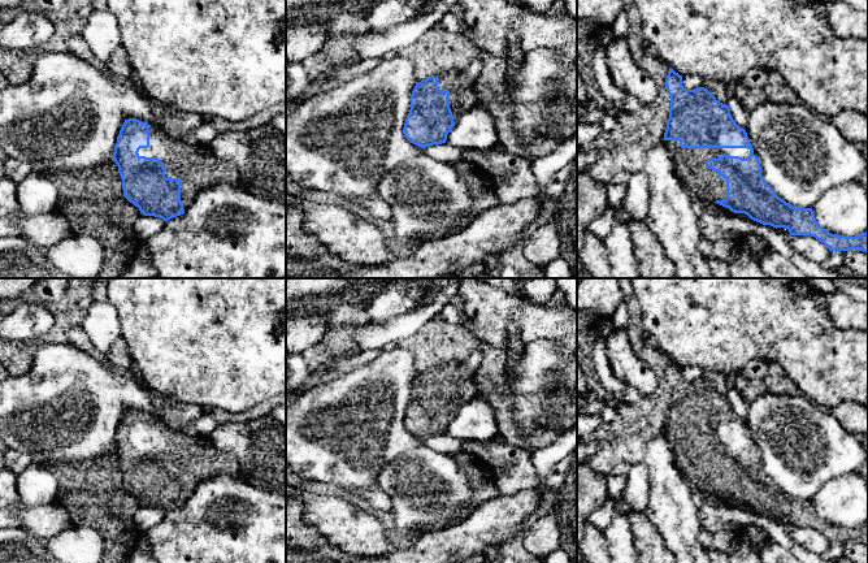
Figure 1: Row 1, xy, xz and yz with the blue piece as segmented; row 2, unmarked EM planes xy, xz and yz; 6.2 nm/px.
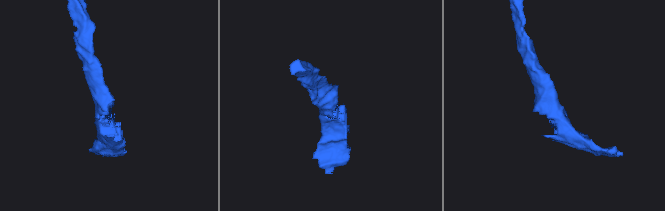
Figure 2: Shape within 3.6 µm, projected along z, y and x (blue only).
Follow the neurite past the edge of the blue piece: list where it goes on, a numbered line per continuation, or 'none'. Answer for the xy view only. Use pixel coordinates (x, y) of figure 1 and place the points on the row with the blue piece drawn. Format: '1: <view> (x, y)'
1: xy (198, 168)

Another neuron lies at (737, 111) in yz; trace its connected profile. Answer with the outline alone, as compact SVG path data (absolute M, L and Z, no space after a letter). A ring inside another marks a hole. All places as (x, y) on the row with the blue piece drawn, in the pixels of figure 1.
M730 94L728 99L728 105L730 108L730 114L733 120L735 121L735 124L739 127L745 129L746 127L746 113L745 113L742 103L733 94Z

